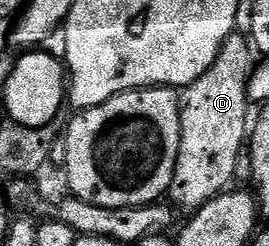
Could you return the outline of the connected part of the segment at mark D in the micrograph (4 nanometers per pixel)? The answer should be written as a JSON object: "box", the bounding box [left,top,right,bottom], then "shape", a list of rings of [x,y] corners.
{"box":[169,33,253,212],"shape":[[[242,33],[230,34],[217,60],[213,60],[211,67],[182,91],[179,100],[181,148],[169,198],[176,207],[179,205],[186,212],[201,209],[232,185],[231,177],[239,166],[239,153],[242,150],[244,153],[249,138],[247,85],[253,69],[251,54],[252,43]]]}

